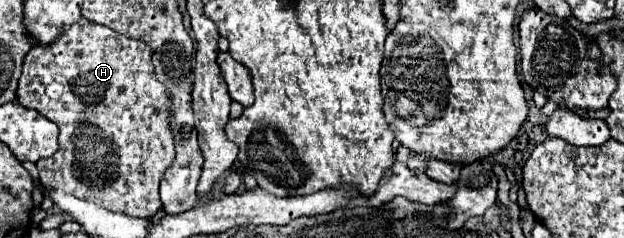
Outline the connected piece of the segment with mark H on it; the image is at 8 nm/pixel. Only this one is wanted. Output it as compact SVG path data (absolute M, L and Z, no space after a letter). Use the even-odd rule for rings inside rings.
M80 19L70 29L66 29L66 33L62 33L62 37L58 41L50 43L50 47L48 45L36 45L28 51L28 55L24 57L22 77L18 81L18 103L24 105L26 109L34 109L34 111L42 113L44 117L48 117L50 121L54 121L60 127L58 151L50 159L36 161L36 167L40 171L40 181L42 181L42 185L46 185L46 189L58 189L58 191L70 193L78 199L86 199L86 201L92 201L92 203L120 203L118 211L126 213L130 217L152 217L162 209L158 185L162 181L164 171L174 161L174 139L172 139L172 129L170 129L172 97L170 97L166 85L158 83L156 73L154 73L154 65L152 65L152 53L150 53L150 47L144 41L124 37L124 35L120 35L120 33L108 29L108 27Z

